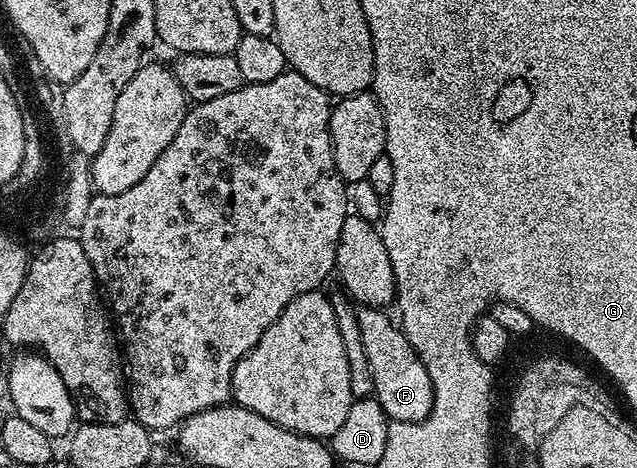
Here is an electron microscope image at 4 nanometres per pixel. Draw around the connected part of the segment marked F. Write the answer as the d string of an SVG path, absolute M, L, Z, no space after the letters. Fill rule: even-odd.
M361 307L357 310L363 351L367 351L367 363L371 363L373 397L382 405L389 421L422 421L433 409L431 375L427 375L427 367L423 367L405 332L387 314L385 309Z

